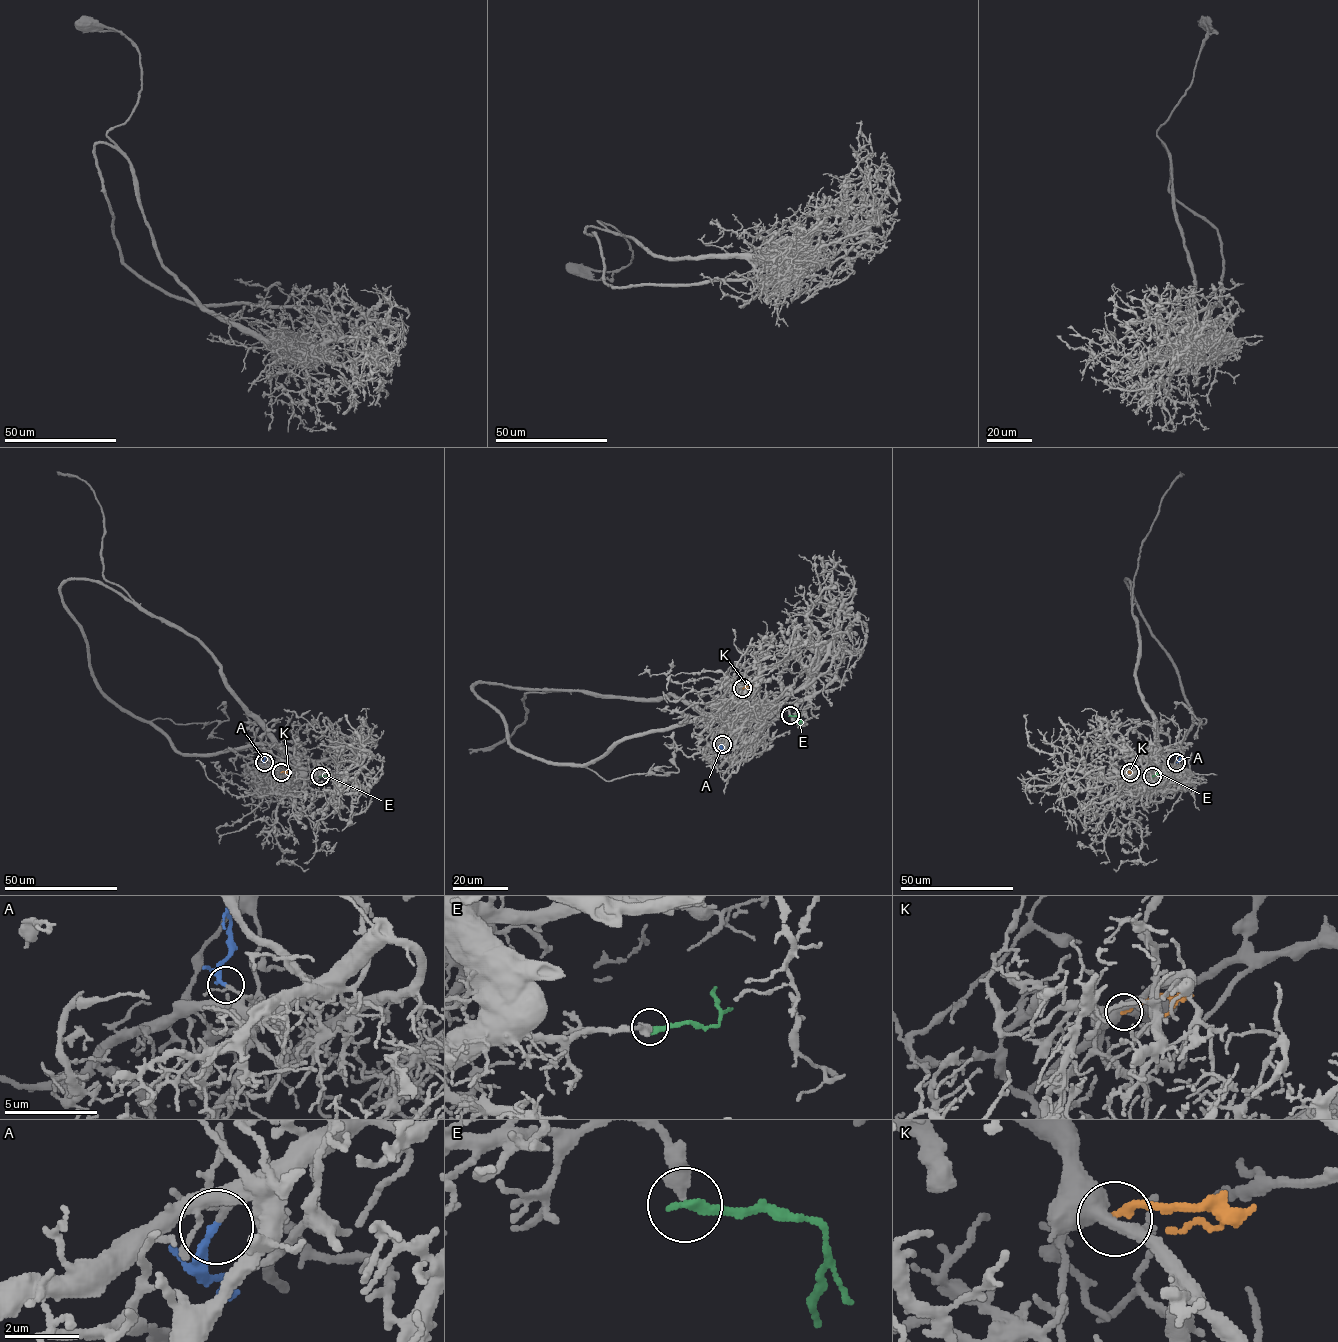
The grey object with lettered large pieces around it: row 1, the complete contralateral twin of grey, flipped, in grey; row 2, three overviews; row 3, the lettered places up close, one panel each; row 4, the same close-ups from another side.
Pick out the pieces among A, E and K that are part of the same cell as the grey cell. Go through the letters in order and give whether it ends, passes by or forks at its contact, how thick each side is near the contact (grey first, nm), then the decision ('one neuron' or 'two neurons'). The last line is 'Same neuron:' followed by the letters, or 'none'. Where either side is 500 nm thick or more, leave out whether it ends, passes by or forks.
A: it ends | 140/200 nm | one neuron
E: it ends | 380/280 nm | one neuron
K: it ends | 440/240 nm | two neurons
Same neuron: A, E

